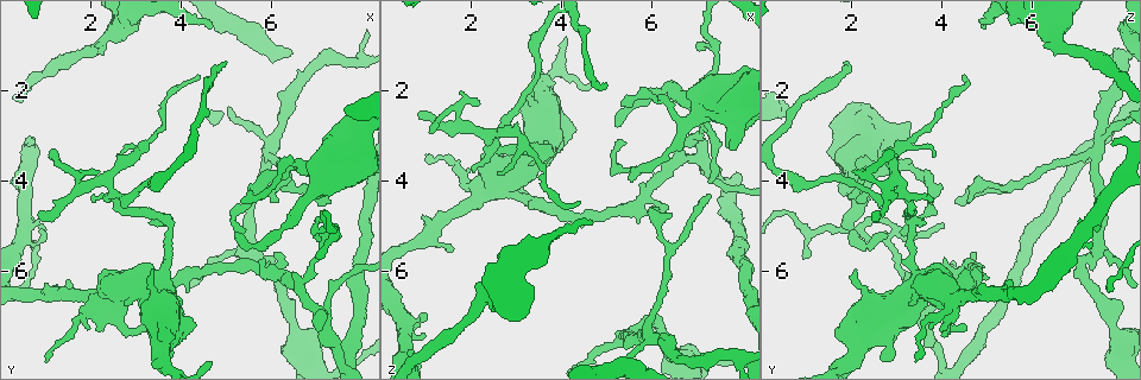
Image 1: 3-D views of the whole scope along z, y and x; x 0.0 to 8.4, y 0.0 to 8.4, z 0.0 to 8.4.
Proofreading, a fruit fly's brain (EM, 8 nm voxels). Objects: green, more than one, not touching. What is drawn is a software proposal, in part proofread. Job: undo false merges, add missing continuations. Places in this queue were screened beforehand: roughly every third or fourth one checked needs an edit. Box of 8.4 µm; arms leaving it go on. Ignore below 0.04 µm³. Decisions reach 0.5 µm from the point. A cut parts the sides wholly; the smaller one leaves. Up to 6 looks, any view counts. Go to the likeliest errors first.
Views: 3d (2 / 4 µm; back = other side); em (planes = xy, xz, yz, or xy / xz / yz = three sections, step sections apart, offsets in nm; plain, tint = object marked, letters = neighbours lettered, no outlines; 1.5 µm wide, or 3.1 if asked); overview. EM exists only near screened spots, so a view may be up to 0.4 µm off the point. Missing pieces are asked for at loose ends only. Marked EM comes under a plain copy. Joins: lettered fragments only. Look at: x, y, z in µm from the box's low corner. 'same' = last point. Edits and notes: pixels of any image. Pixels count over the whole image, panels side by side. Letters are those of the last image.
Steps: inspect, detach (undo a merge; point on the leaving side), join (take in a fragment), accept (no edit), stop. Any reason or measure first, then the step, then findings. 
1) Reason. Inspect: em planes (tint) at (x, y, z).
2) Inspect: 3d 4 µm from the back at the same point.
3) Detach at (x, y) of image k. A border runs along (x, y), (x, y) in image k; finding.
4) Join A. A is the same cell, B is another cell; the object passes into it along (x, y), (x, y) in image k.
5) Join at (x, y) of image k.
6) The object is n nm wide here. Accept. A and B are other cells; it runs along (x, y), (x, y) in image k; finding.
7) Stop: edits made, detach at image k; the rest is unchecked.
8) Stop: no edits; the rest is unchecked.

End of a long branch. Inspect: 3d 4 µm at (4.70, 0.60, 4.85).

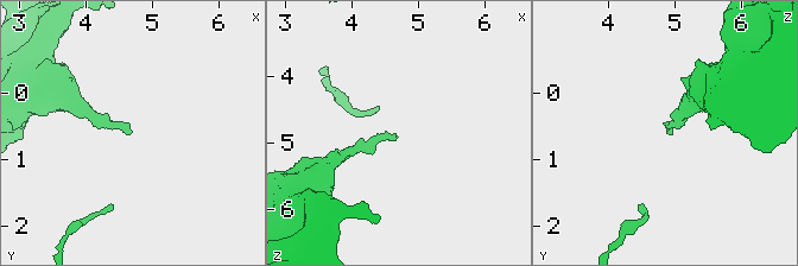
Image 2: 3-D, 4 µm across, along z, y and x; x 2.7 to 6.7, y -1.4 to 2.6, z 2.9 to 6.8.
Inspect: em planes (letters) at (4.65, 0.60, 4.90).

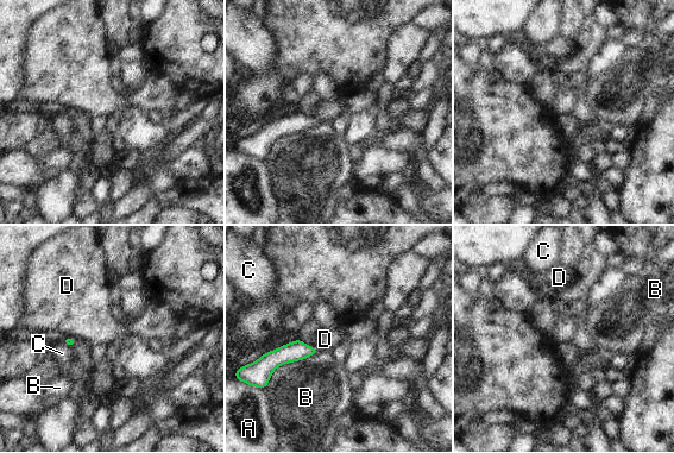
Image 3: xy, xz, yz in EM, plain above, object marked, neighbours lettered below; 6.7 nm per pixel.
The longest contact is with B, 440 nm. Accept. A, B, C and D are other cells; a border runs along (62, 340), (71, 348) in image 3; no lettered fragment goes on from it.

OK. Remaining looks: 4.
Sudden change in width. Inspect: em xy step 4 (tint) at (5.85, 3.55, 7.35).

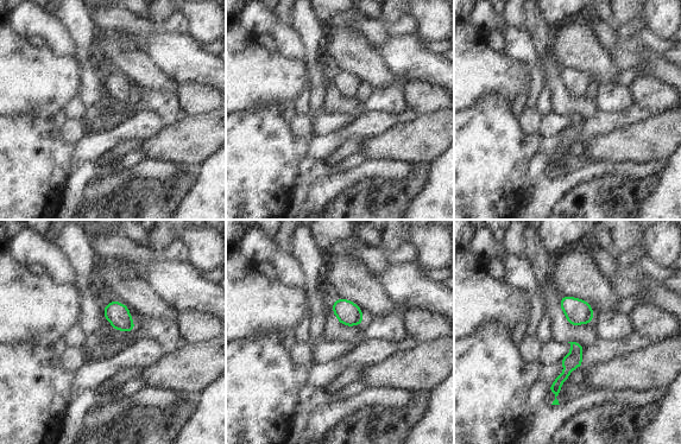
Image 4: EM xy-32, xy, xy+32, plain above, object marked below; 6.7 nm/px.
Inspect: em planes (tint) at the same point.

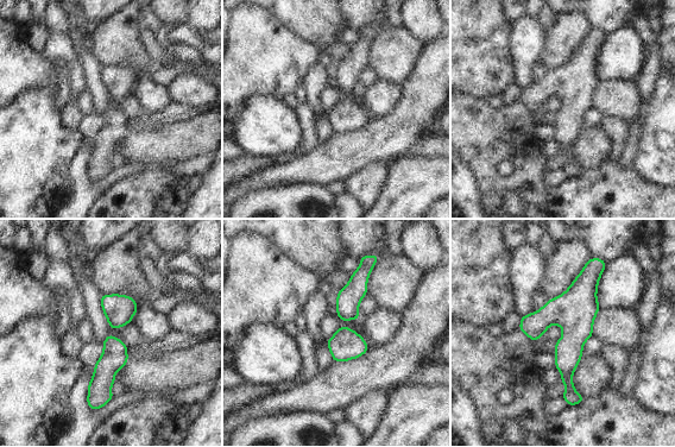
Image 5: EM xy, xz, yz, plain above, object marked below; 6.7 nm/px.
See the neighbours. Inspect: em planes (letters) at the same point.

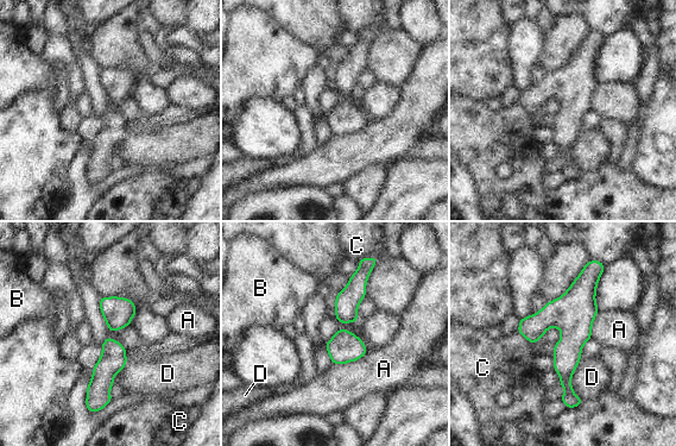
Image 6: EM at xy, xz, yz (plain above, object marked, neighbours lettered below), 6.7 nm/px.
Accept. A, B, C and D are other cells; a border runs along (581, 359), (570, 385), (583, 401) in image 6; all the same neuron.

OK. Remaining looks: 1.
Stop: no edits; the rest is unchecked.

